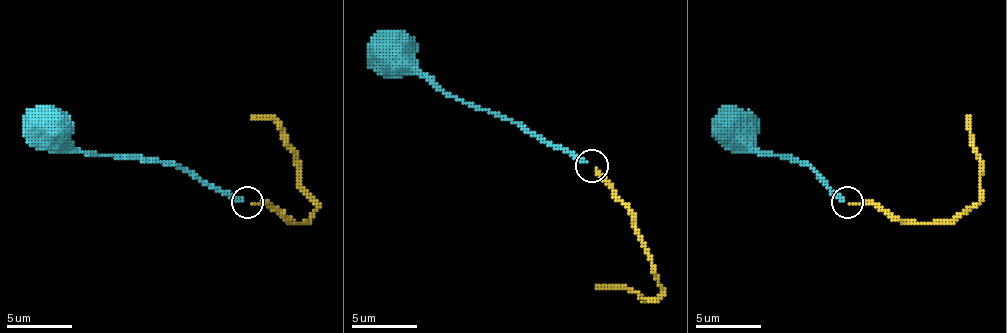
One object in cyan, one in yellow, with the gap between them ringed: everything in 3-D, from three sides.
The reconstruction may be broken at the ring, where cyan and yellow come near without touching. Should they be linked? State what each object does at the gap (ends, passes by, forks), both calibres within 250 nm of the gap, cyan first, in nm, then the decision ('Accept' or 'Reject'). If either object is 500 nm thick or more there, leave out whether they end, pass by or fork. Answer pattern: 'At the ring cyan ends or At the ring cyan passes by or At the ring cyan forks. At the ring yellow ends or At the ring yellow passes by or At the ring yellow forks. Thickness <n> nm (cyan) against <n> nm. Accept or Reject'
At the ring cyan ends. At the ring yellow ends. Thickness 240 nm (cyan) against 240 nm. Reject

